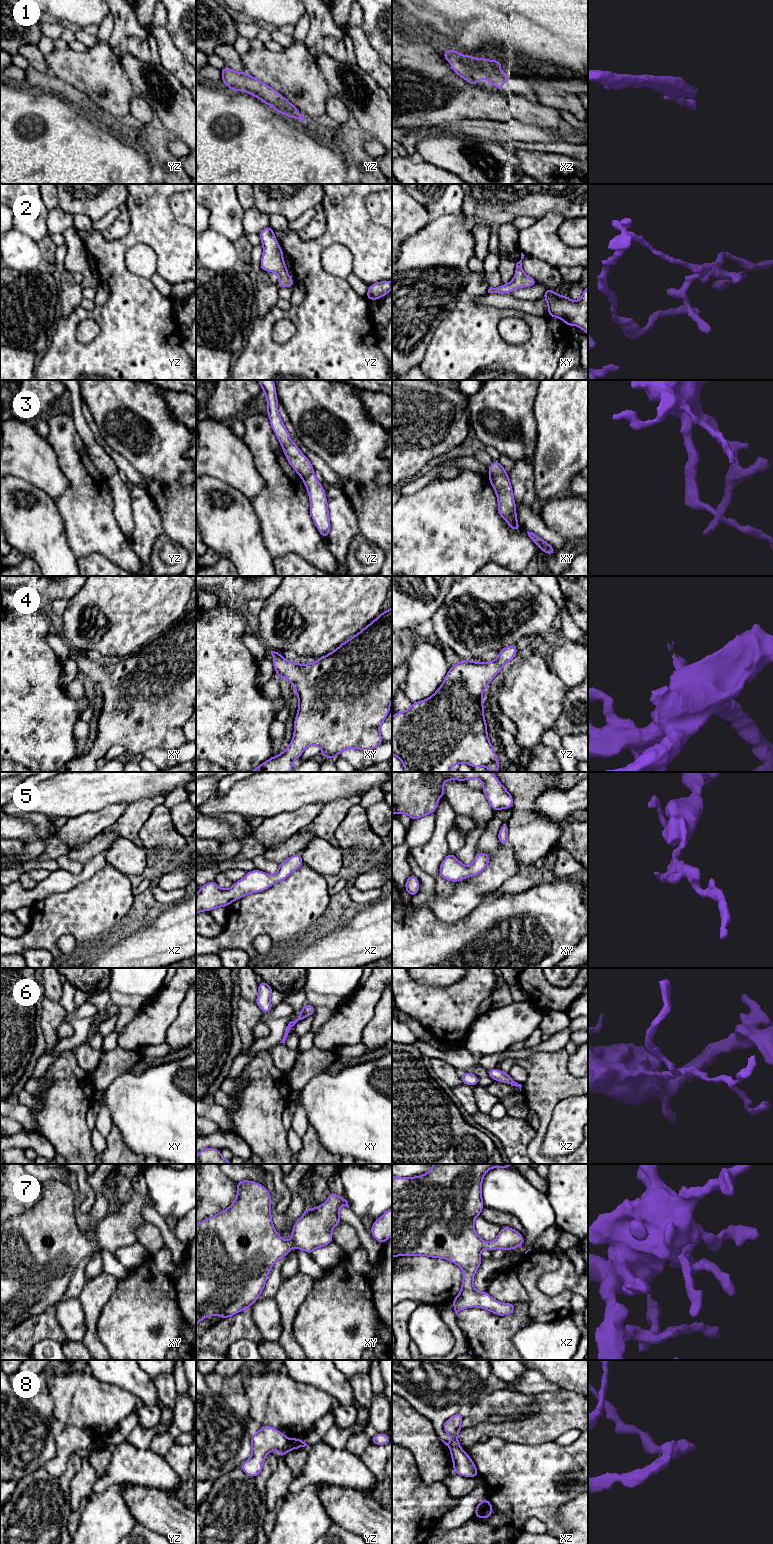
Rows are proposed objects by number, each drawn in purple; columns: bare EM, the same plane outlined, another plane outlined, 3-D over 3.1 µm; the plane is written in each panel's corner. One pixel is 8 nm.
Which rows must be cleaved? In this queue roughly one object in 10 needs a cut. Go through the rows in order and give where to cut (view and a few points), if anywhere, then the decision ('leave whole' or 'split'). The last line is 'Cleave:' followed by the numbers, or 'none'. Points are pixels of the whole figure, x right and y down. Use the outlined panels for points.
1: cut none; leave whole
2: cut none; leave whole
3: cut none; leave whole
4: cut none; leave whole
5: cut none; leave whole
6: cut none; leave whole
7: cut none; leave whole
8: cut yz (291, 1439), (283, 1448), (273, 1448); split
Cleave: 8

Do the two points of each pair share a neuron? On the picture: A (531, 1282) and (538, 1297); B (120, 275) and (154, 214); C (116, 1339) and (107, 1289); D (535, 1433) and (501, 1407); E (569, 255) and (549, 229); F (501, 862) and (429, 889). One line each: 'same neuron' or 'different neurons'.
A: same neuron
B: same neuron
C: different neurons
D: different neurons
E: same neuron
F: different neurons

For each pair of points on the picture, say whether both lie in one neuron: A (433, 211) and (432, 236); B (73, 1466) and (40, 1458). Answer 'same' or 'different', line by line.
A: different
B: different

